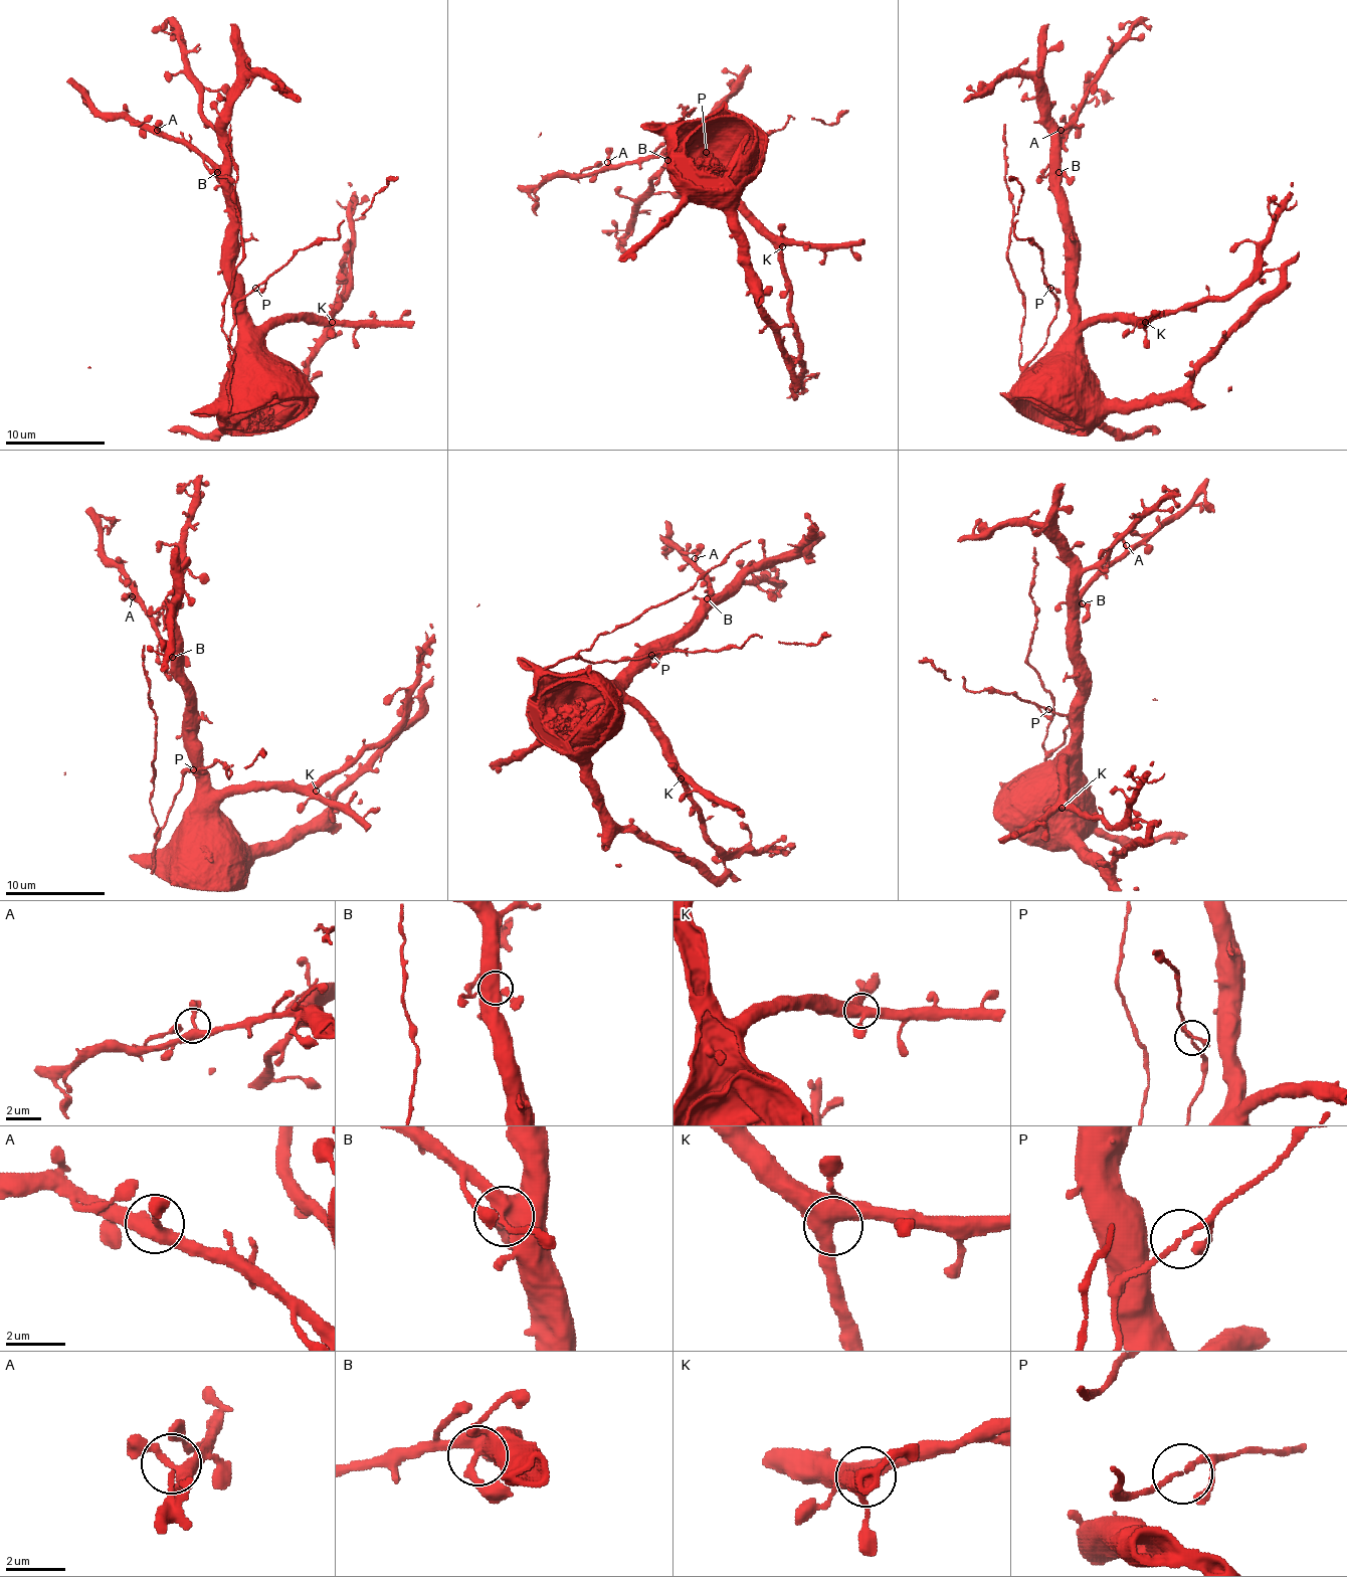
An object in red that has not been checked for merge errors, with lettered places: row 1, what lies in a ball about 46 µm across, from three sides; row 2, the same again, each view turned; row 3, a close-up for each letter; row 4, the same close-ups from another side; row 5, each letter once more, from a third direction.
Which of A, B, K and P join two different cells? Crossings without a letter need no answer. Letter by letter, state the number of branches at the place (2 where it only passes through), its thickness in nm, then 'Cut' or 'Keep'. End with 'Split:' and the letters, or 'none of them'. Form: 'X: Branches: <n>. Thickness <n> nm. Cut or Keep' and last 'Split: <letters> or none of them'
A: Branches: 3. Thickness 360 nm. Keep
B: Branches: 4. Thickness 440 nm. Keep
K: Branches: 4. Thickness 480 nm. Keep
P: Branches: 2. Thickness 150 nm. Keep
Split: none of them

